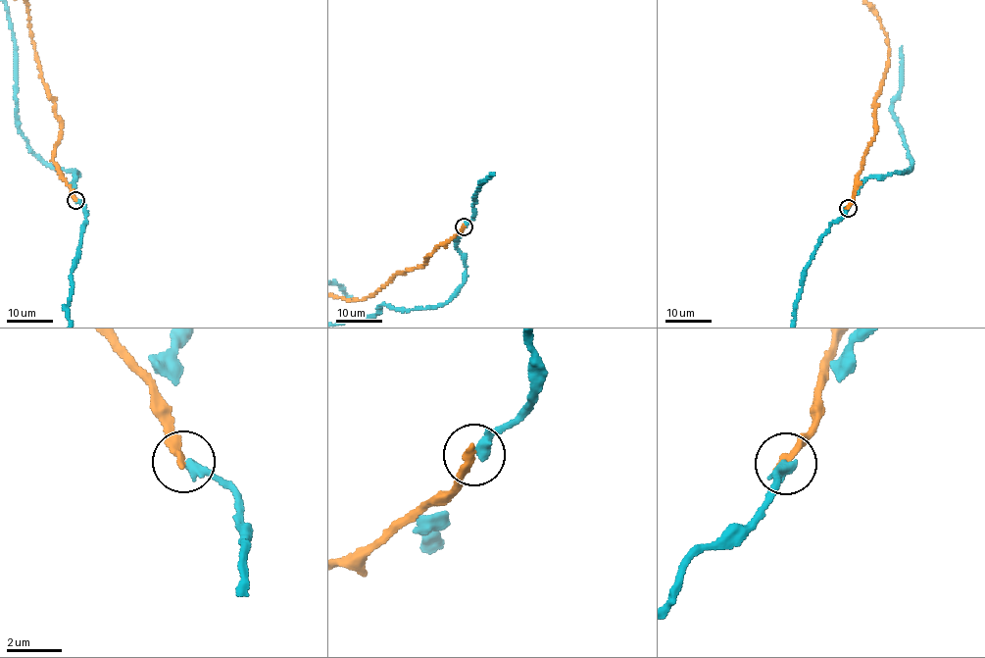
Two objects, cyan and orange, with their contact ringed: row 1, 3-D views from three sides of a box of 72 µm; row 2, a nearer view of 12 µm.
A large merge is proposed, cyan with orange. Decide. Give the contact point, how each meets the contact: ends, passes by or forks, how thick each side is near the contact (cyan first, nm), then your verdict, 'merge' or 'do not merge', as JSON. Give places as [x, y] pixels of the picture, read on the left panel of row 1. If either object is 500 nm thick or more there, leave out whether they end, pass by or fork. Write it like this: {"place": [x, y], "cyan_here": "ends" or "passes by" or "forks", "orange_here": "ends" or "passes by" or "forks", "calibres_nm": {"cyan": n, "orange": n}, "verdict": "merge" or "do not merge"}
{"place": [75, 200], "cyan_here": "ends", "orange_here": "ends", "calibres_nm": {"cyan": 400, "orange": 280}, "verdict": "do not merge"}

